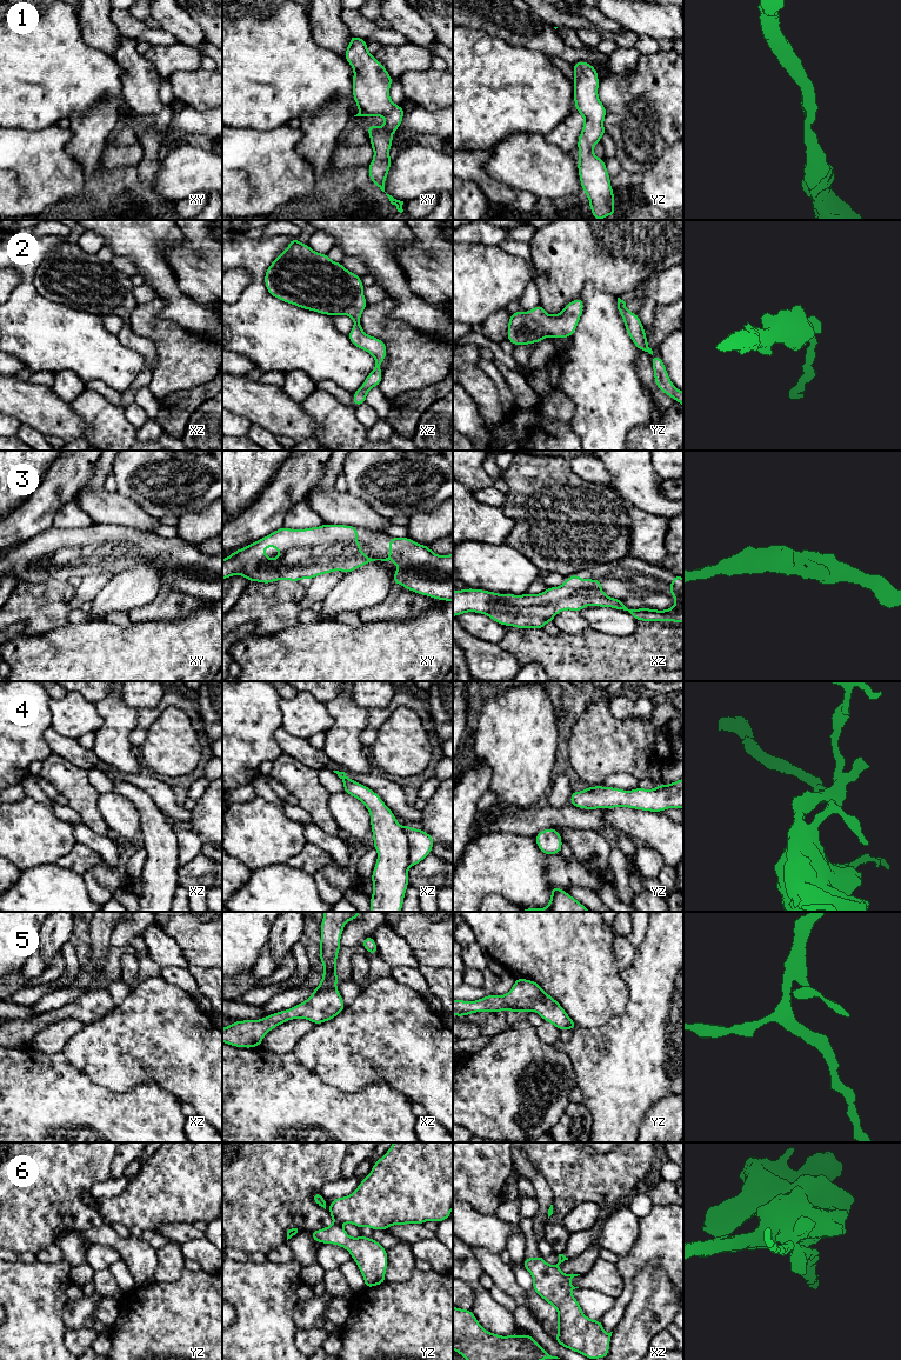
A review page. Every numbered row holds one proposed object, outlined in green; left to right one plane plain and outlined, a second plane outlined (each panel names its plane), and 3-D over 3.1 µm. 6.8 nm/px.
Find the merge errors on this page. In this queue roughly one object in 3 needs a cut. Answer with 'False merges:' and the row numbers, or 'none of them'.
False merges: 6

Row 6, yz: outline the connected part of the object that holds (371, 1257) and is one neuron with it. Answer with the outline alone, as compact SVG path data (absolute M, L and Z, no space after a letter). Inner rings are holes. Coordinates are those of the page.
M336 1222L319 1231L311 1231L311 1236L315 1242L346 1248L363 1276L365 1288L379 1286L386 1281L387 1249L380 1242L363 1235L352 1238L342 1225Z

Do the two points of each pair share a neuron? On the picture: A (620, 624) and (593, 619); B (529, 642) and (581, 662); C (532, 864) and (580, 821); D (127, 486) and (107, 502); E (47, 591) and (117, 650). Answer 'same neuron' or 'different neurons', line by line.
A: same neuron
B: same neuron
C: different neurons
D: different neurons
E: different neurons

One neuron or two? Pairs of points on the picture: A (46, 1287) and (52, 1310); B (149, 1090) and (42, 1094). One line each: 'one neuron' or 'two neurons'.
A: one neuron
B: one neuron

